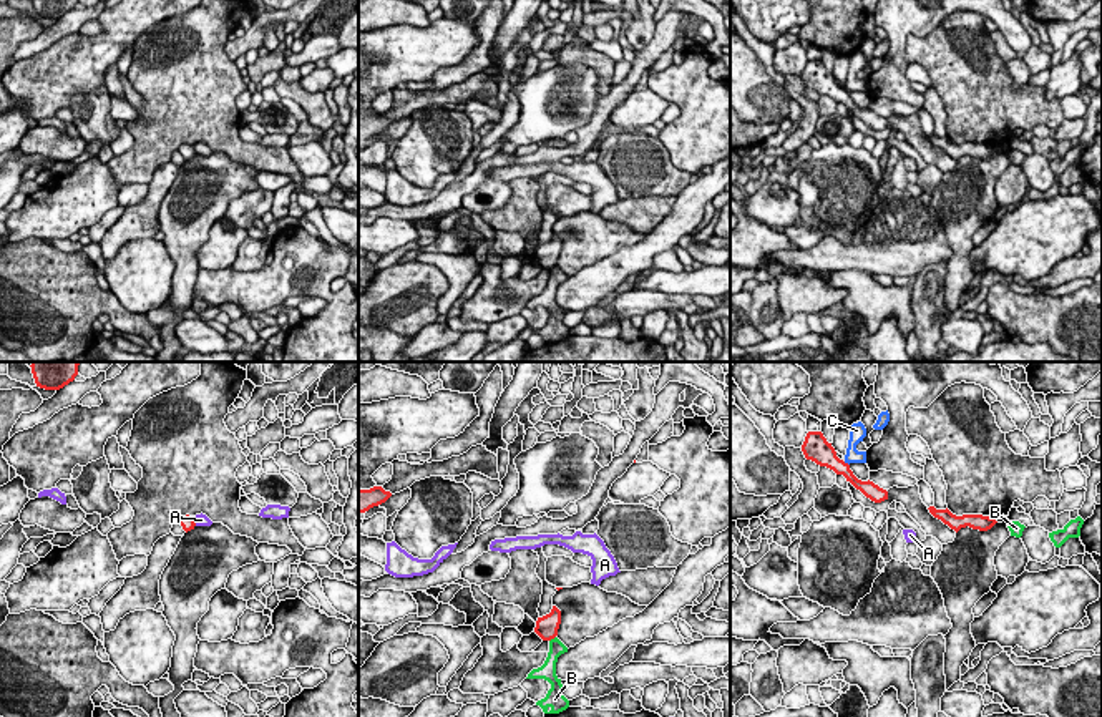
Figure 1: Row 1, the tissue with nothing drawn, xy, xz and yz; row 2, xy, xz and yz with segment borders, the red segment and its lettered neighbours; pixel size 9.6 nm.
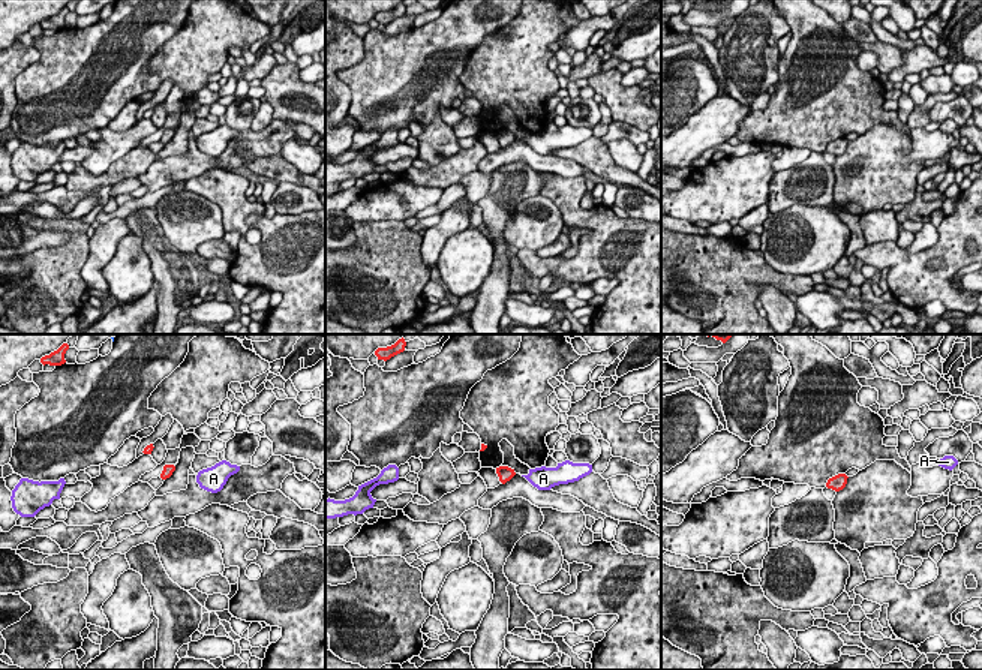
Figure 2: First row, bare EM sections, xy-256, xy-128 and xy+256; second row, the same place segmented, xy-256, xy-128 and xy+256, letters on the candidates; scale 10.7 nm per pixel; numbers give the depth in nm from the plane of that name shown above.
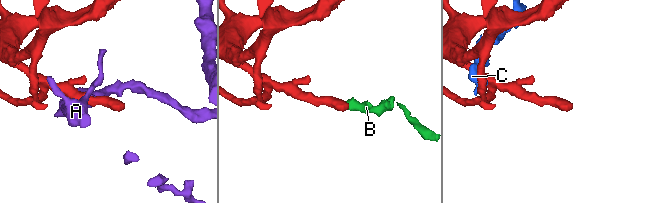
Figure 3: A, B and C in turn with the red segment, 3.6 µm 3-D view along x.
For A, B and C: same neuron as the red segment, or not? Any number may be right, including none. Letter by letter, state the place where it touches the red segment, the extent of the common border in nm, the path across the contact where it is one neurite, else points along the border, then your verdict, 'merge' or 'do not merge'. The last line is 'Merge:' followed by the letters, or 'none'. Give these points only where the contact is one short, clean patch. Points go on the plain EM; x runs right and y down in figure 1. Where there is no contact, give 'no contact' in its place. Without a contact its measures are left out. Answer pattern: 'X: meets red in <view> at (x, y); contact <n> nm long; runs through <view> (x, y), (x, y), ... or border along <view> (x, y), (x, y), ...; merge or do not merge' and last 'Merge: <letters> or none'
A: meets red in xy at (193, 150); contact 110 nm long; border along xy (191, 145), (196, 153); do not merge
B: meets red in xz at (551, 266); contact 80 nm long; border along xz (555, 264), (550, 269); do not merge
C: meets red in yz at (847, 92); contact 70 nm long; do not merge
Merge: none

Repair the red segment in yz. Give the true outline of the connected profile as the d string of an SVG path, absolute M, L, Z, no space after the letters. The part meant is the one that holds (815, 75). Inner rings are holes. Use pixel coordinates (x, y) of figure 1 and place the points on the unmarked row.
M808 60L802 73L802 80L807 88L815 90L820 95L833 98L836 103L843 103L856 118L875 131L888 128L888 120L875 113L873 110L858 108L850 93L836 85L831 71L826 70L822 60Z

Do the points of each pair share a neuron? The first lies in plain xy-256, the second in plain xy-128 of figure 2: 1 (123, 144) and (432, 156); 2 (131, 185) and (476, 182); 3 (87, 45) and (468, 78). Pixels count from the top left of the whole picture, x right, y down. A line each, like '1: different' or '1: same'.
1: same
2: different
3: different

